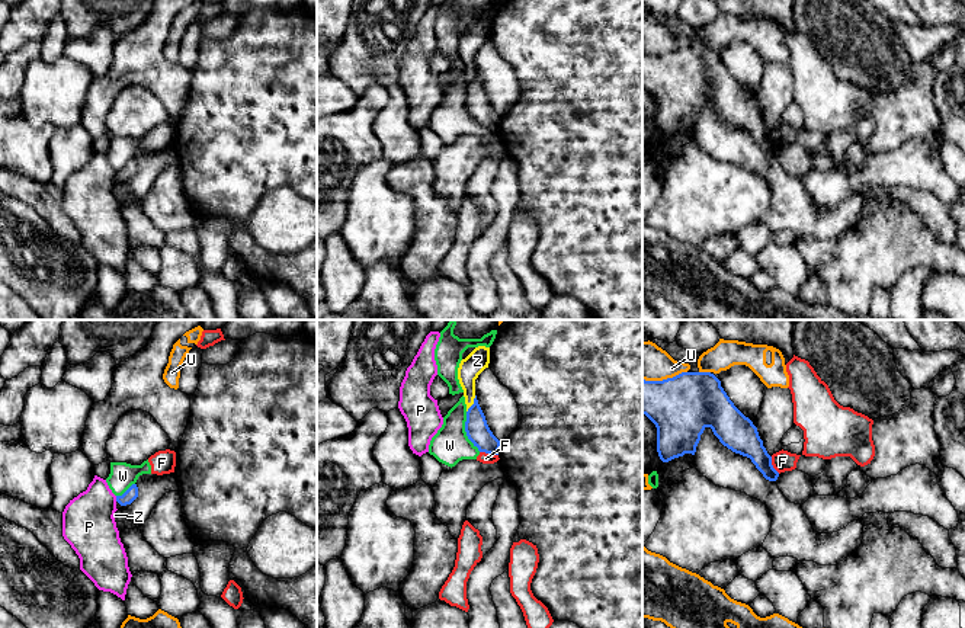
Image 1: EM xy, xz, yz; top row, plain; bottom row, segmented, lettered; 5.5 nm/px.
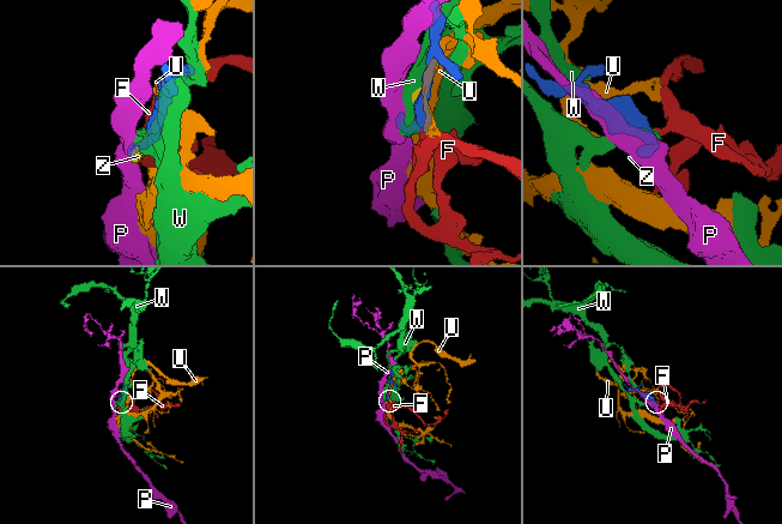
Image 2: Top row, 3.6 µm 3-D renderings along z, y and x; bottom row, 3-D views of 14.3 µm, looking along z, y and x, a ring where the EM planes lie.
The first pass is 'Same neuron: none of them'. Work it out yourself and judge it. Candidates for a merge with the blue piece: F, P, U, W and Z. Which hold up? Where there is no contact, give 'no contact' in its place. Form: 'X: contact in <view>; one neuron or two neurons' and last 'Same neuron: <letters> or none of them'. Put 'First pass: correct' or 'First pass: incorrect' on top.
First pass: correct
F: contact in xz; two neurons
P: contact in xy; two neurons
U: contact in yz; two neurons
W: contact in xz; two neurons
Z: contact in xz; two neurons
Same neuron: none of them

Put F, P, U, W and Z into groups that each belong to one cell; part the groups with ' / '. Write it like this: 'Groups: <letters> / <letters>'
Groups: F W / P / U Z

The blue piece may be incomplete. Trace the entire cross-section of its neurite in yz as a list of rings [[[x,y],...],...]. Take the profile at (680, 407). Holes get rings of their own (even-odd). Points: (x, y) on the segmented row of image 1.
[[[711,372],[642,379],[642,414],[657,427],[657,452],[663,462],[695,455],[700,435],[711,427],[724,446],[750,458],[766,480],[779,477],[757,427],[734,406]]]

